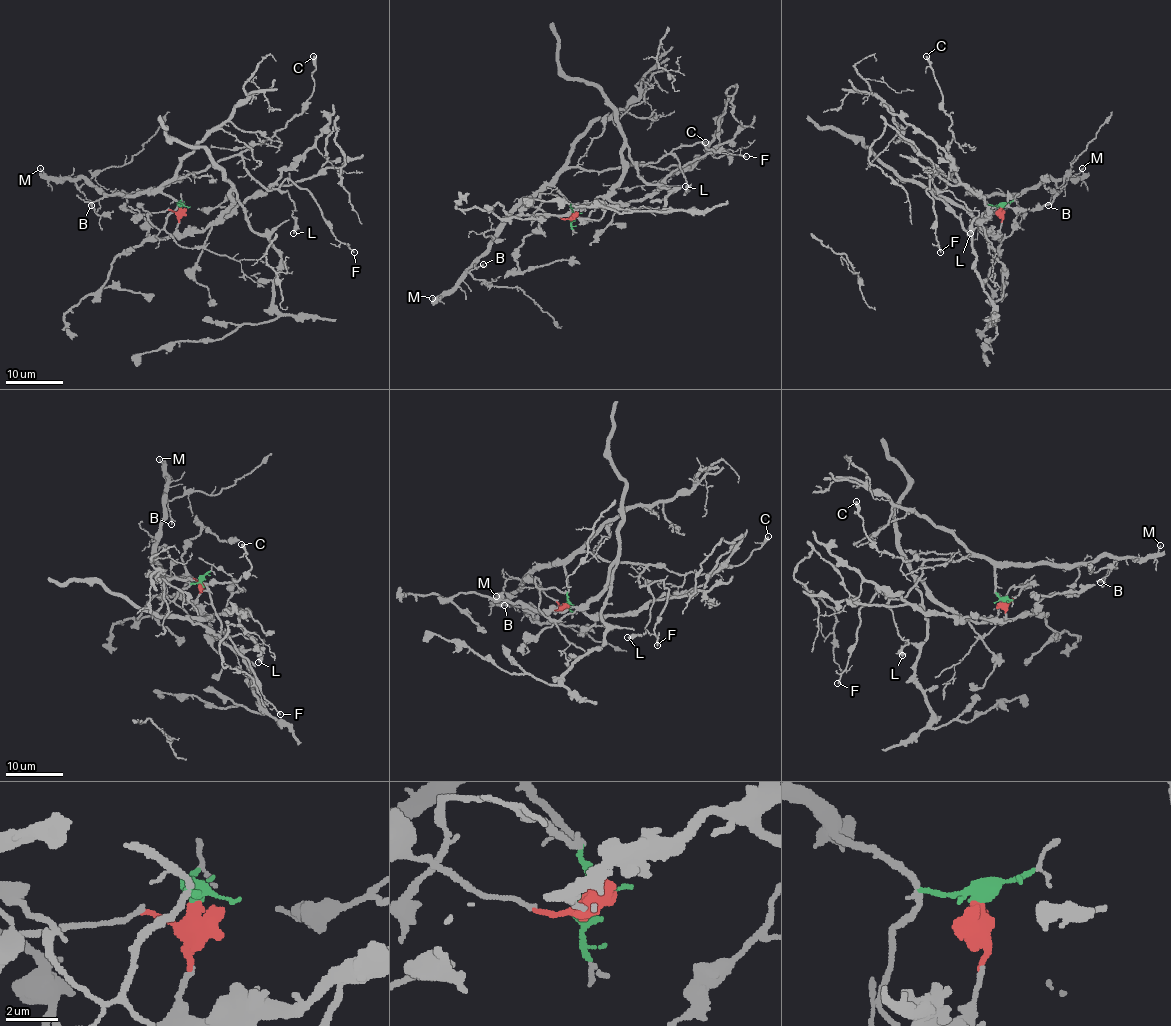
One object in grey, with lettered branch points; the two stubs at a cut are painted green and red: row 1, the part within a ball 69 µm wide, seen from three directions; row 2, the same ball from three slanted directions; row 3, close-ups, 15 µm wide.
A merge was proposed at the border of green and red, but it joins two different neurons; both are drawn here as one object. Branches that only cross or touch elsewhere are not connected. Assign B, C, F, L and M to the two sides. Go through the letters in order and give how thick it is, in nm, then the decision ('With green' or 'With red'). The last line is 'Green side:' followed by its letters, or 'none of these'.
B: Thickness 120 nm. With green
C: Thickness 400 nm. With green
F: Thickness 180 nm. With green
L: Thickness 280 nm. With green
M: Thickness 110 nm. With green
Green side: B, C, F, L, M

